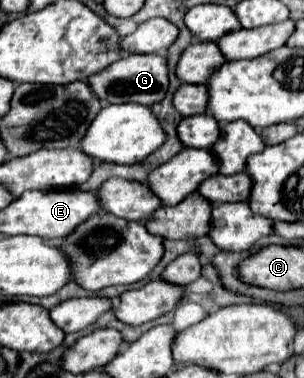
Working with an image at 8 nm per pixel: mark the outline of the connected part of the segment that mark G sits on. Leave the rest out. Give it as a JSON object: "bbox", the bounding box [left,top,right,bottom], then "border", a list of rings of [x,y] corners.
{"bbox":[90,53,168,105],"border":[[[152,53],[152,55],[128,55],[116,63],[112,63],[108,69],[92,75],[90,87],[94,93],[100,97],[102,105],[112,105],[112,103],[142,103],[142,105],[152,105],[160,103],[160,99],[166,97],[168,91],[168,61],[164,55]]]}

